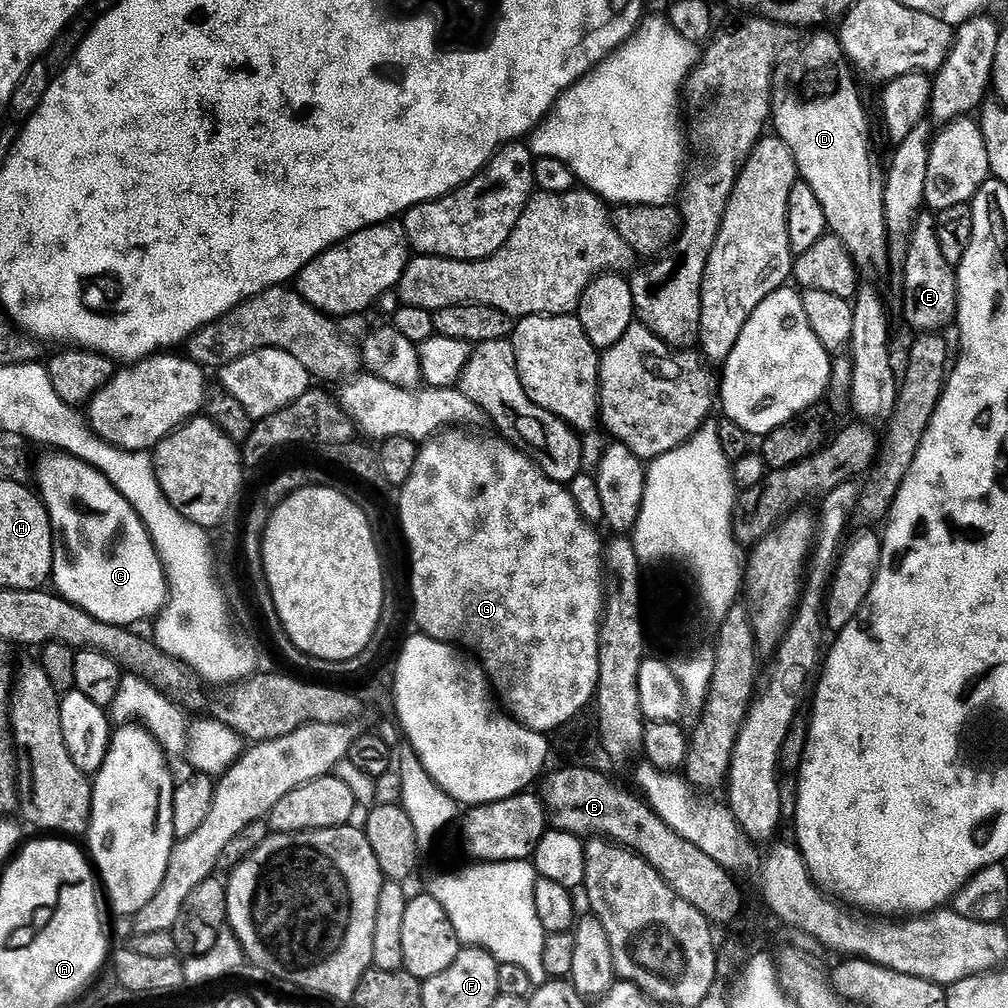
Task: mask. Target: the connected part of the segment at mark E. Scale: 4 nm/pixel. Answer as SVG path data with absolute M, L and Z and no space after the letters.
M921 214L909 238L909 250L904 272L904 316L916 334L940 334L943 328L953 327L960 307L960 292L956 288L957 269L946 262L939 242L937 217Z

